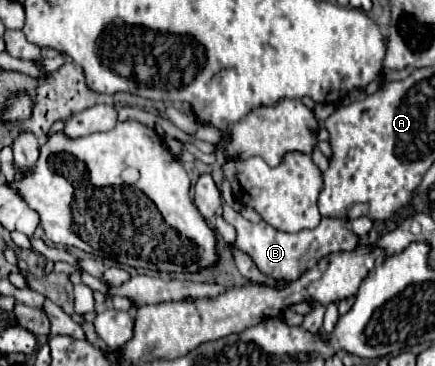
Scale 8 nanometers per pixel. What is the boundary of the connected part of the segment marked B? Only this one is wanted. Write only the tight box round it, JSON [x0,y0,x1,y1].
[223,204,359,280]

